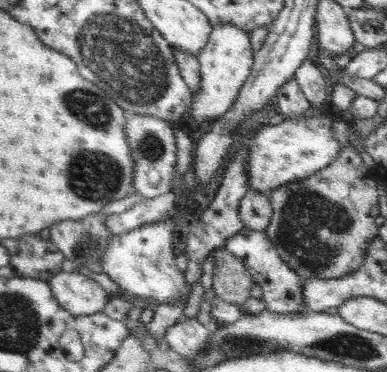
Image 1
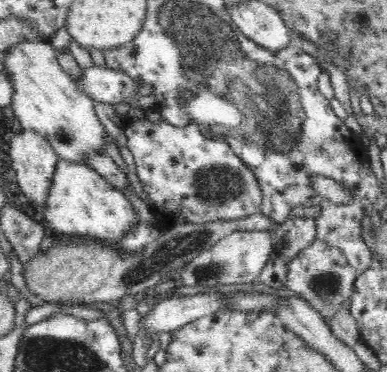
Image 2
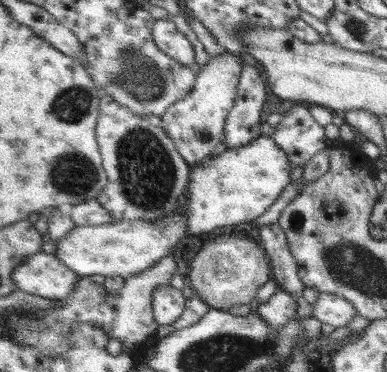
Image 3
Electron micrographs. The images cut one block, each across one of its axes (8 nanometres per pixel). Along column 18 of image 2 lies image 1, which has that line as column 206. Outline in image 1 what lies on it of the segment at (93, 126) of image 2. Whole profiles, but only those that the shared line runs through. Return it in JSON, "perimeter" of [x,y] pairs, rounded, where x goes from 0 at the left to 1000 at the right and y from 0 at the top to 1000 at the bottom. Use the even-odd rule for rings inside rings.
{"perimeter":[[[556,70],[545,91],[540,124],[509,151],[519,167],[519,242],[504,253],[499,301],[494,312],[514,328],[576,317],[587,301],[607,290],[607,274],[618,269],[618,253],[628,247],[628,231],[649,210],[659,188],[659,124],[649,113],[649,91],[618,70]]]}

